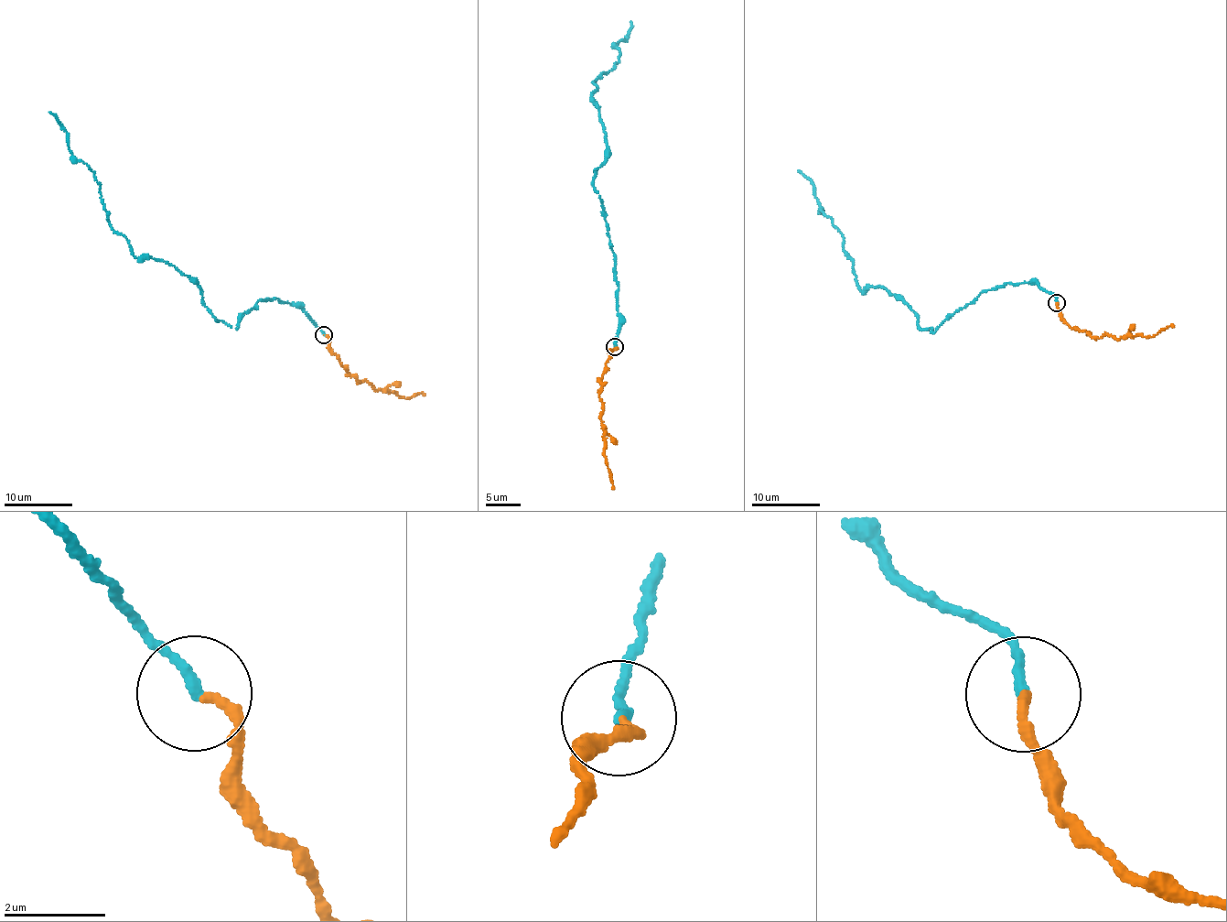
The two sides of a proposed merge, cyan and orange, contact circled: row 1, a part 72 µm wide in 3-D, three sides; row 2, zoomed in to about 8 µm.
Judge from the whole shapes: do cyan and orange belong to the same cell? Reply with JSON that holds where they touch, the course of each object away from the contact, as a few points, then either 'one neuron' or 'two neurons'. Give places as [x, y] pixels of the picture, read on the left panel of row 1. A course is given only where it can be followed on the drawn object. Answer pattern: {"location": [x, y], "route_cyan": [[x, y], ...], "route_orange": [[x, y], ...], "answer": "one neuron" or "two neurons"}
{"location": [323, 334], "route_cyan": [[324, 335], [306, 313], [274, 298], [257, 300], [231, 328], [215, 319], [188, 277], [133, 254], [48, 112]], "route_orange": [[324, 335], [341, 364], [359, 383], [366, 381], [376, 389], [407, 399], [420, 393], [425, 395]], "answer": "one neuron"}

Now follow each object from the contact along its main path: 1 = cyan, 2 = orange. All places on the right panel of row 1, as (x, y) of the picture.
1: (1056, 303), (1037, 284), (1004, 283), (934, 331), (921, 329), (896, 296), (859, 288), (843, 234), (799, 170)
2: (1056, 303), (1071, 328), (1092, 337), (1154, 337), (1173, 327)

